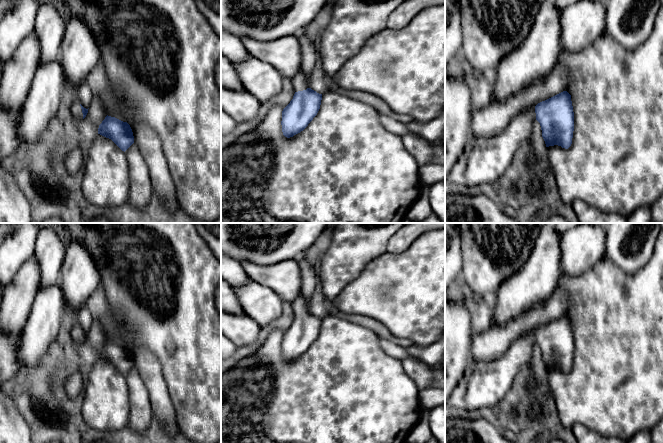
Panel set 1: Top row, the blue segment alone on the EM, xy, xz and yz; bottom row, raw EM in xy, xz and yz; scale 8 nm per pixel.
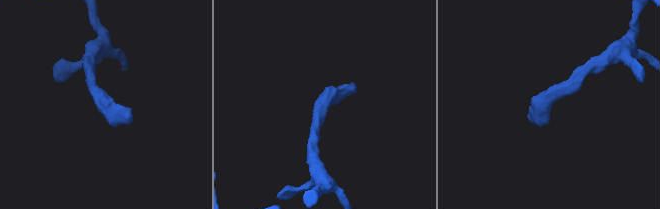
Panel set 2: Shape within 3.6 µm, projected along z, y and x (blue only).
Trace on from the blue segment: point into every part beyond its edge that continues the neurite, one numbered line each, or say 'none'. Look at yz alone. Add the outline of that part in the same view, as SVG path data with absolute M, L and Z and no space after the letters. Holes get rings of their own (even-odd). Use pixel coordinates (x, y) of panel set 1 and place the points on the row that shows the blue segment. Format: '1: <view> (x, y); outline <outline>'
1: yz (484, 159); outline M535 107L526 108L497 135L472 137L450 170L447 185L465 184L475 191L479 186L494 183L511 164L521 142L527 142L535 119Z

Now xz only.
1: xz (299, 80); outline M299 70L292 78L292 84L296 92L309 88L308 80L302 70Z

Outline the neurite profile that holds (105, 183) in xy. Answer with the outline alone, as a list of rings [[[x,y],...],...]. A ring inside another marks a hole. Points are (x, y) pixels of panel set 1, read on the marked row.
[[[97,134],[83,168],[82,193],[91,204],[112,208],[128,201],[130,180],[125,152],[111,139]]]

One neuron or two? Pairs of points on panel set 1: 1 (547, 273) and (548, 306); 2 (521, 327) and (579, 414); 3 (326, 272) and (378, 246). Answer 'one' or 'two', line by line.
1: two
2: two
3: one

